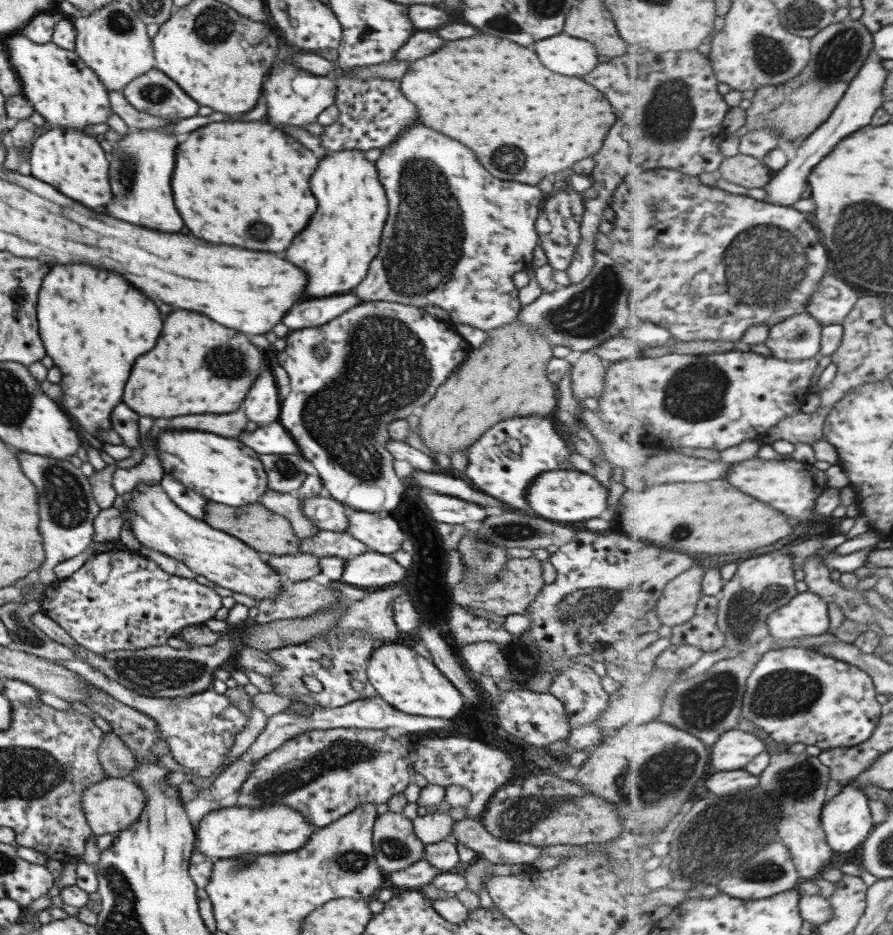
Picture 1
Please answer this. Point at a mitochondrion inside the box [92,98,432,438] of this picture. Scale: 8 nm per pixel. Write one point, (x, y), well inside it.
(226, 362)

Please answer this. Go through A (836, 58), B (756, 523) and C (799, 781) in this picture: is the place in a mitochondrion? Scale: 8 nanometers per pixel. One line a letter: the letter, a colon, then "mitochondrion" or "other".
A: mitochondrion
B: other
C: mitochondrion

